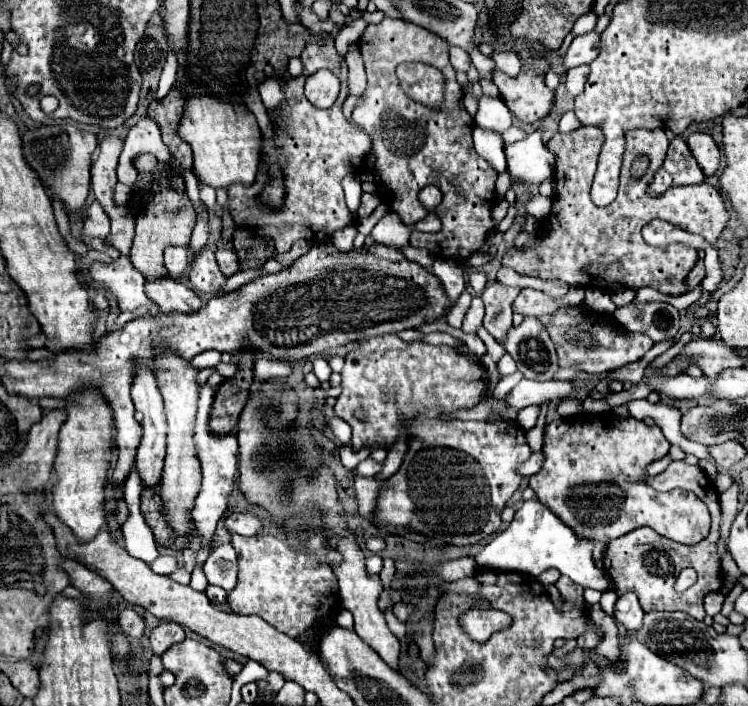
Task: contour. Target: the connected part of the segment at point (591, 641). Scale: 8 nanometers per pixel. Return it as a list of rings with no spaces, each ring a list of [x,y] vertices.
[[[587,629],[579,639],[577,639],[577,647],[595,647],[597,643],[601,641],[601,635],[597,633],[597,631],[593,631],[593,629]]]

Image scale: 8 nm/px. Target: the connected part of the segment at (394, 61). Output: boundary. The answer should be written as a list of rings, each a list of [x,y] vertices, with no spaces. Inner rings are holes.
[[[385,17],[379,25],[369,25],[357,45],[367,69],[367,91],[365,99],[353,111],[353,121],[357,127],[365,129],[373,141],[377,155],[375,183],[381,201],[389,211],[397,213],[405,225],[413,225],[429,215],[417,201],[419,189],[437,185],[443,193],[443,201],[437,205],[435,215],[443,227],[437,233],[413,231],[411,245],[437,253],[437,257],[443,259],[467,259],[485,243],[487,233],[495,227],[491,205],[495,199],[497,173],[473,149],[473,119],[461,107],[463,89],[455,81],[455,69],[449,65],[449,43],[423,27]],[[401,61],[429,63],[443,71],[445,105],[439,111],[413,103],[399,89],[395,67]]]

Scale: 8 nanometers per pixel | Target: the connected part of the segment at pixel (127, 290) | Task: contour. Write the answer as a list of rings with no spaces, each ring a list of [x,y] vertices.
[[[121,255],[117,261],[113,263],[93,263],[87,269],[87,277],[107,289],[111,295],[115,295],[119,311],[125,313],[135,313],[139,309],[143,309],[145,317],[147,315],[159,315],[159,307],[147,299],[145,295],[145,277],[141,273],[137,273],[137,269],[131,265],[129,257]]]

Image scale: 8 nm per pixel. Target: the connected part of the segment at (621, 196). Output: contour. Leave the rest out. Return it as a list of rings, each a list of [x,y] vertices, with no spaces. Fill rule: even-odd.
[[[579,127],[571,133],[555,133],[547,147],[555,153],[557,157],[557,165],[555,165],[555,201],[553,201],[553,209],[551,215],[541,221],[541,231],[535,243],[533,251],[519,251],[519,249],[509,249],[503,257],[503,265],[515,269],[521,275],[531,275],[531,277],[539,277],[539,279],[559,279],[565,281],[569,285],[577,285],[577,287],[585,287],[585,285],[595,285],[601,283],[603,289],[607,291],[615,291],[615,289],[639,289],[639,287],[653,287],[665,295],[681,295],[685,293],[683,289],[683,281],[687,277],[687,273],[693,269],[693,265],[697,263],[697,255],[695,249],[689,247],[681,247],[681,245],[671,245],[665,249],[653,249],[649,247],[643,237],[641,237],[641,225],[647,225],[647,221],[653,219],[663,219],[669,221],[673,225],[679,225],[681,229],[687,229],[689,233],[701,235],[705,241],[717,241],[719,233],[723,231],[723,227],[729,221],[729,215],[725,211],[723,205],[723,197],[719,195],[719,191],[713,185],[707,183],[699,183],[693,187],[675,187],[669,189],[667,193],[659,195],[659,197],[651,197],[647,193],[649,185],[651,185],[651,177],[655,177],[657,169],[663,163],[663,157],[667,153],[669,141],[665,135],[665,129],[633,129],[625,135],[625,151],[623,153],[623,166],[619,178],[618,194],[607,207],[597,207],[591,201],[591,183],[593,183],[593,175],[597,169],[597,157],[603,145],[603,133],[599,131],[599,127]],[[635,155],[649,155],[649,169],[647,173],[639,179],[639,181],[631,181],[629,177],[629,167],[631,167],[631,159],[635,159]]]

